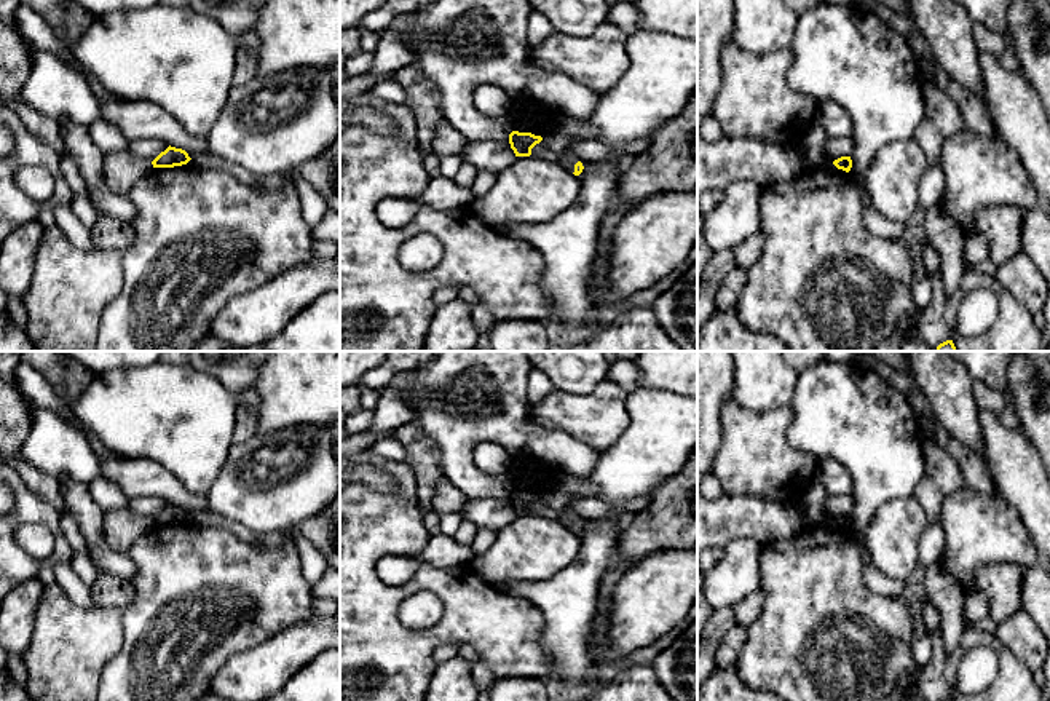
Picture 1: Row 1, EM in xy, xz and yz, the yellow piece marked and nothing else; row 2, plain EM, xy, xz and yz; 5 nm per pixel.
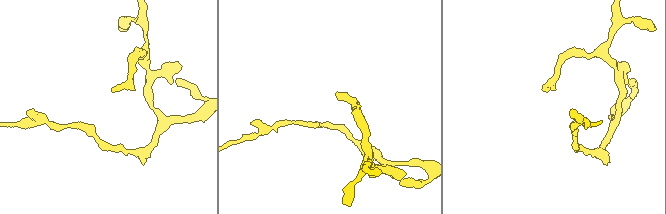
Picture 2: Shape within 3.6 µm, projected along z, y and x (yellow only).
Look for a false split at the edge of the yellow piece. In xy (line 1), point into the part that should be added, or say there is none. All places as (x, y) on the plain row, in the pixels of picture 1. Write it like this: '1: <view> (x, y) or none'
1: none

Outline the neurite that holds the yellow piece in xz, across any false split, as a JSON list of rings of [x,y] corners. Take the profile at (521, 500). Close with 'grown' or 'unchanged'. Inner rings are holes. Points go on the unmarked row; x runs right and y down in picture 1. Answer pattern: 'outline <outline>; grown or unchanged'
outline [[[512,489],[509,492],[509,501],[514,508],[515,514],[530,514],[531,506],[543,498],[541,493],[535,493],[531,490],[519,490]]]; unchanged

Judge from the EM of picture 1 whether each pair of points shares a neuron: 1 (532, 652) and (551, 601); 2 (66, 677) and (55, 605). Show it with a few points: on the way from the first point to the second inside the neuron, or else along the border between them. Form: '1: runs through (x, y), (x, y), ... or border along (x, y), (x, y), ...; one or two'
1: border along (516, 596), (540, 610), (541, 647), (551, 658); two
2: runs through (66, 660), (66, 636), (59, 623); one

